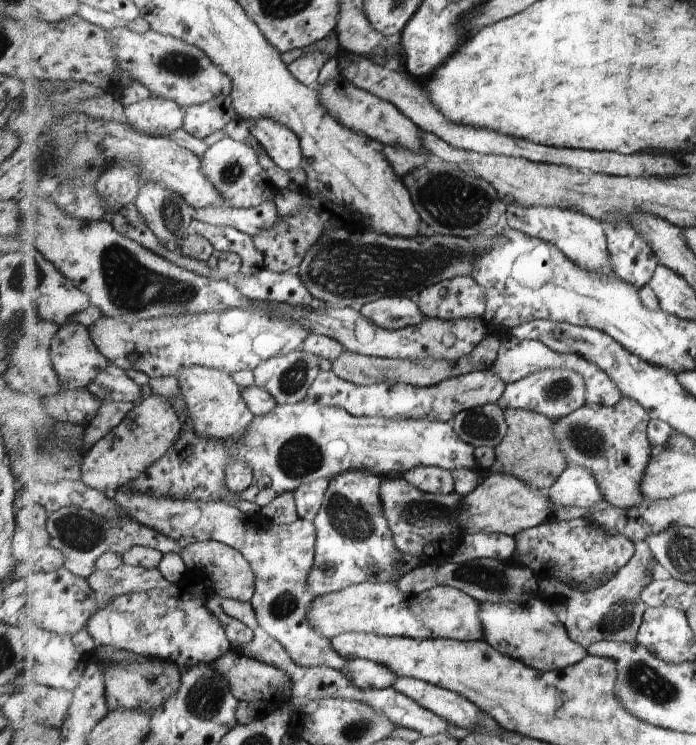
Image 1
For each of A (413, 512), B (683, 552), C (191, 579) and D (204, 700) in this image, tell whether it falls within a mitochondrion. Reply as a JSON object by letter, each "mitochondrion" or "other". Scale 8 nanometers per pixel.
{"A":"mitochondrion","B":"mitochondrion","C":"other","D":"mitochondrion"}

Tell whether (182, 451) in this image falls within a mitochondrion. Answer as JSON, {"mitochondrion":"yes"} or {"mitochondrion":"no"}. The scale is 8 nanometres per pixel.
{"mitochondrion":"no"}

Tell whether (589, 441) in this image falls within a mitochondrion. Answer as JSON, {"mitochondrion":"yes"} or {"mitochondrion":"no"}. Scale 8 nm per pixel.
{"mitochondrion":"yes"}

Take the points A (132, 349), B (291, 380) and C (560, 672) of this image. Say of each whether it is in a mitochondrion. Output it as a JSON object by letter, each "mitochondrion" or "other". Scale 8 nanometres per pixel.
{"A":"other","B":"mitochondrion","C":"other"}

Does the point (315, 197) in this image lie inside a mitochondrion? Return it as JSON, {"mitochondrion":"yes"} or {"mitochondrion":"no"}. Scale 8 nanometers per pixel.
{"mitochondrion":"no"}

